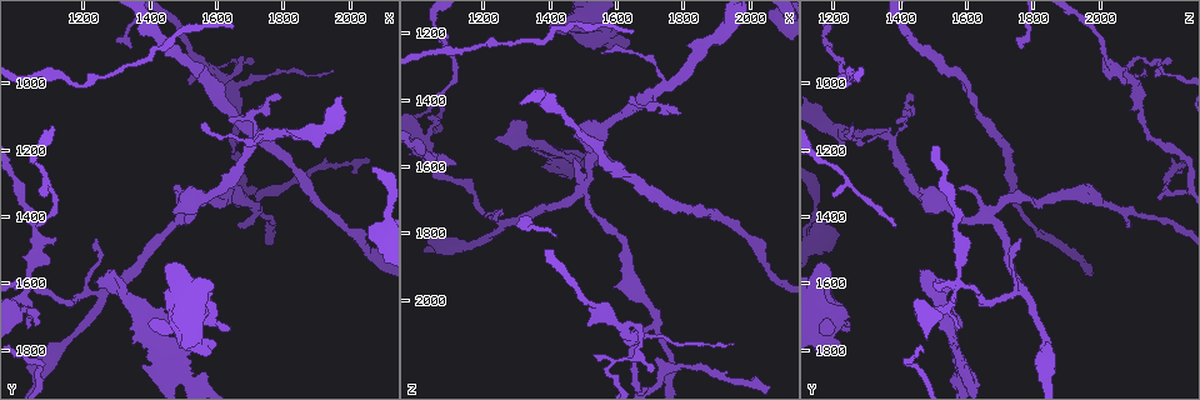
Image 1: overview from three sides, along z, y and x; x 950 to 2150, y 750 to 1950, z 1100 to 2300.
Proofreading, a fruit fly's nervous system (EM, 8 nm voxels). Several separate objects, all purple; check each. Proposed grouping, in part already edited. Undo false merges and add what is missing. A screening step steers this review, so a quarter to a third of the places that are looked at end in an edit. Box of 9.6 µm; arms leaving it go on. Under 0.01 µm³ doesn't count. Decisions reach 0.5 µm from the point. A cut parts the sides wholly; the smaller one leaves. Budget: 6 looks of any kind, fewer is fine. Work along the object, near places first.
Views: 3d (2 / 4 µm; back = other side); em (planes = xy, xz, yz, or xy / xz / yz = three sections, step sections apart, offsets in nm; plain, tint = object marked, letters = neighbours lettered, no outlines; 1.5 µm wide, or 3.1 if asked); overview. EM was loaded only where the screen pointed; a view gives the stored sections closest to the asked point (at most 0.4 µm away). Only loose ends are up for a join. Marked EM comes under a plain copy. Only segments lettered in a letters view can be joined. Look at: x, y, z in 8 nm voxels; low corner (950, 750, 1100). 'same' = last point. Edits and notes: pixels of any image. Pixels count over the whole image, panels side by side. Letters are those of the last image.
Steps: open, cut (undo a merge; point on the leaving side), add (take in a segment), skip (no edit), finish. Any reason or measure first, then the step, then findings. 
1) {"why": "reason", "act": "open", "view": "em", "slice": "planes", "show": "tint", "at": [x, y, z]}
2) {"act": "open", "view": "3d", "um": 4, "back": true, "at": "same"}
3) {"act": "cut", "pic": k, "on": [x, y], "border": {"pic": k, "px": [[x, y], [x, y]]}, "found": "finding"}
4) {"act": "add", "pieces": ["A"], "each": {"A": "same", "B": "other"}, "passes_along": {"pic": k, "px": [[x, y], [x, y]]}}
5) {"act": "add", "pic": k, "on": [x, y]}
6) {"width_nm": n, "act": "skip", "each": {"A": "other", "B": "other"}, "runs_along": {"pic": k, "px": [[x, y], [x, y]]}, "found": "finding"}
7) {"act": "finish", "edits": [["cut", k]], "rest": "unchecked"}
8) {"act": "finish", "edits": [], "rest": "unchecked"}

{"act": "open", "view": "em", "slice": "planes", "show": "letters", "at": [1170, 990, 1240]}

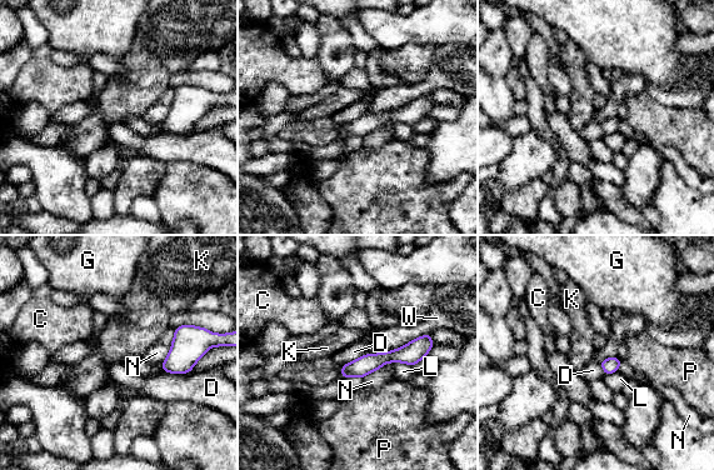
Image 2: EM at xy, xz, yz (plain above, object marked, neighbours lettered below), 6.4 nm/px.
{"width_nm": 100, "act": "skip", "each": {"C": "other", "D": "other", "G": "other", "K": "other", "L": "other", "N": "other", "P": "other", "W": "other"}, "runs_along": {"pic": 2, "px": [[428, 343], [344, 373]]}, "found": "continuous, no second neuron"}

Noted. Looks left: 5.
{"why": "branch point", "act": "open", "view": "em", "slice": "xy", "step": 8, "show": "letters", "at": [1030, 1610, 1580]}

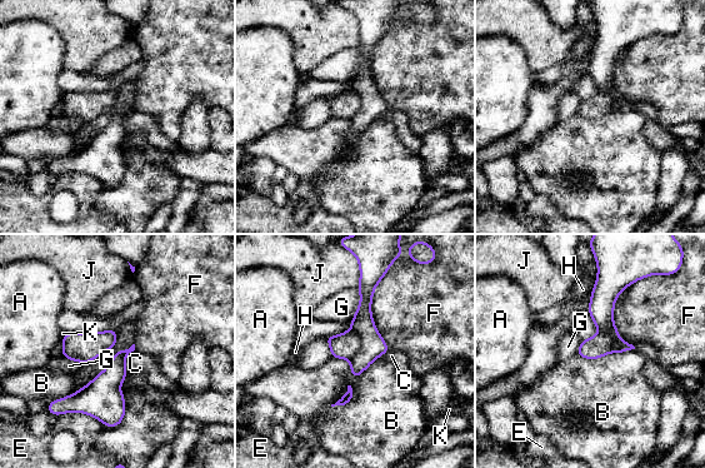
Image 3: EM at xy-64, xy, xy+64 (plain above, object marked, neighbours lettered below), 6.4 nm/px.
{"why": "cut it another way", "act": "open", "view": "em", "slice": "planes", "show": "letters", "at": "same"}

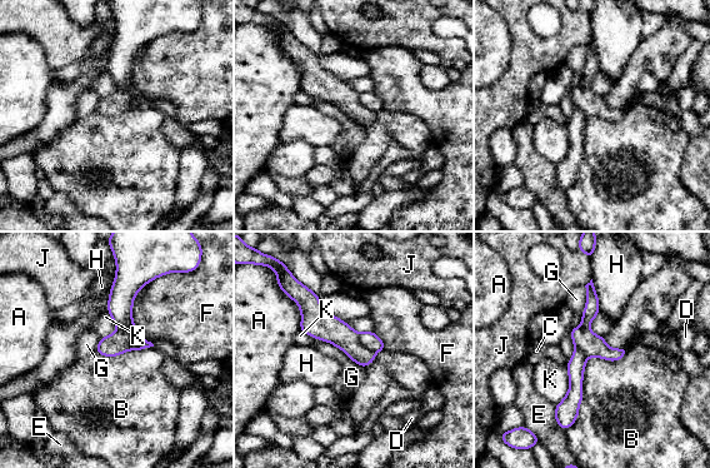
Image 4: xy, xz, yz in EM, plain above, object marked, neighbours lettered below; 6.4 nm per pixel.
{"act": "cut", "pic": 4, "on": [120, 300], "each": {"A": "other", "B": "other", "C": "other", "D": "other", "E": "other", "F": "other", "G": "other", "H": "other", "J": "other", "K": "other"}, "part_leaving": {"pic": 4, "px": [[118, 277], [123, 319], [146, 344]]}, "found": "a second neuron is stuck on"}

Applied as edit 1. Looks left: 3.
{"why": "narrows sharply", "act": "open", "view": "em", "slice": "planes", "show": "letters", "at": [1620, 980, 2080]}

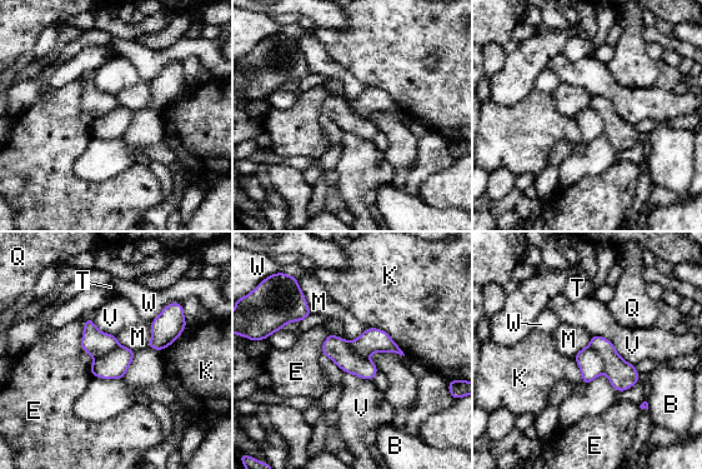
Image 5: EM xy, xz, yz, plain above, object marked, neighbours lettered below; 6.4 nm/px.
{"width_nm": 200, "act": "cut", "pic": 5, "on": [591, 365], "each": {"B": "other", "E": "other", "K": "other", "M": "other", "Q": "other", "T": "other", "V": "other", "W": "other"}, "border": {"pic": 5, "px": [[590, 345], [600, 357], [603, 372]]}, "found": "a second neuron is stuck on"}

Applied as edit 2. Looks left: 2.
{"act": "finish", "edits": [["cut", 4], ["cut", 5]], "rest": "unchecked"}

